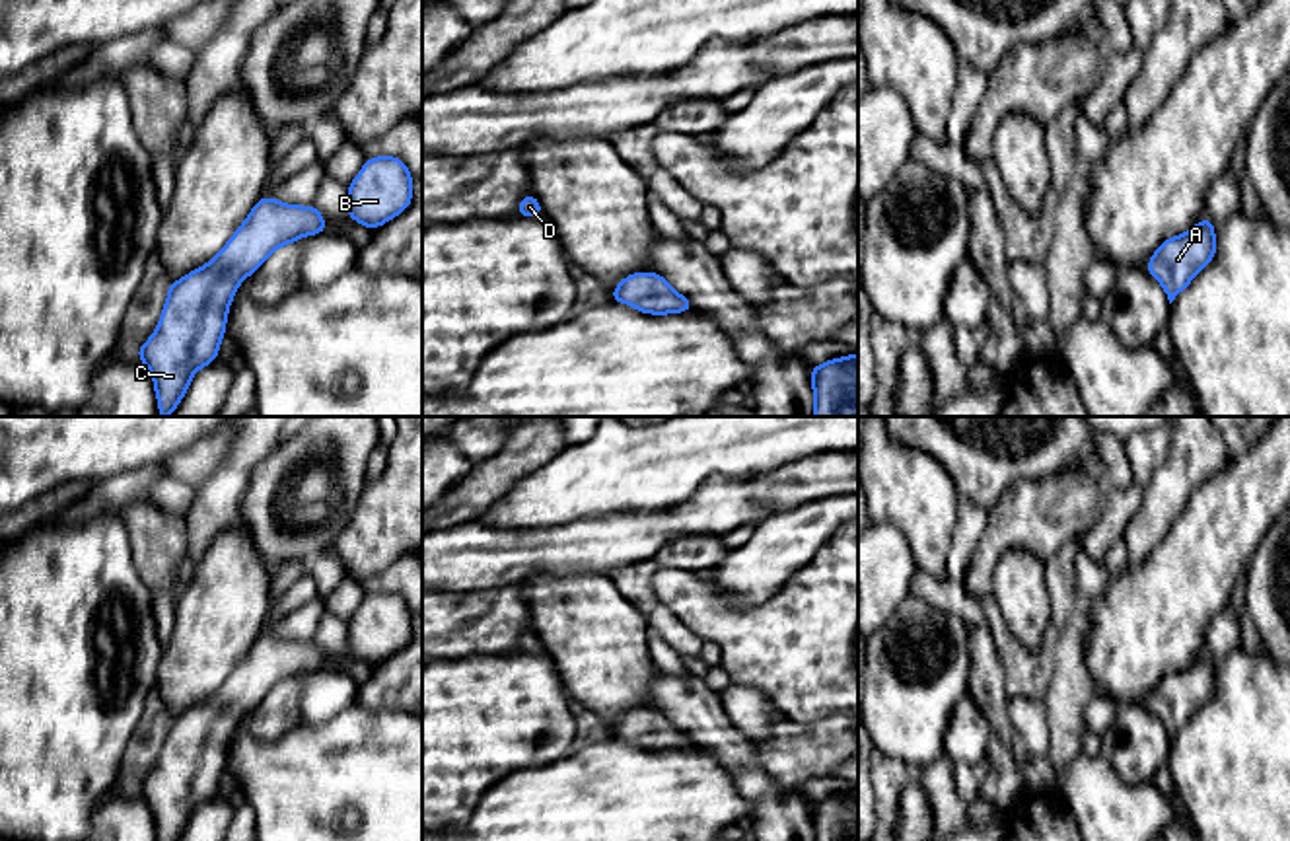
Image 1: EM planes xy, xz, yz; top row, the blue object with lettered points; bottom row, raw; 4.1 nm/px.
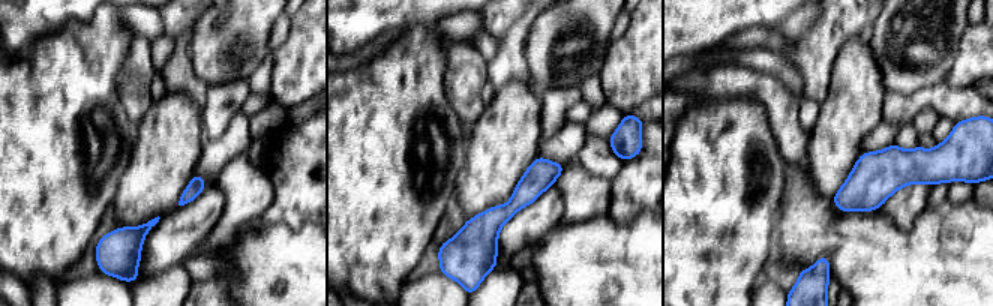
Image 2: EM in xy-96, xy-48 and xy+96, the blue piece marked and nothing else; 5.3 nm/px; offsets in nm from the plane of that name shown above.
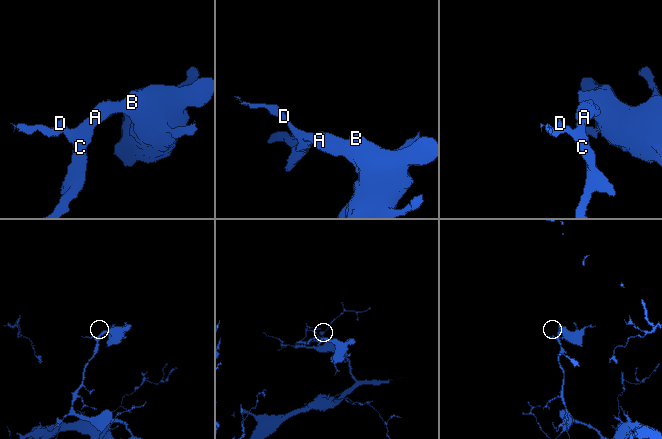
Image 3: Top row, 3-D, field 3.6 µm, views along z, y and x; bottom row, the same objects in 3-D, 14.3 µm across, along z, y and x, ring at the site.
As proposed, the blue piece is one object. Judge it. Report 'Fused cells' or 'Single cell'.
Single cell

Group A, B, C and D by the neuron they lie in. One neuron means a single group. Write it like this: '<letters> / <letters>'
A B C D

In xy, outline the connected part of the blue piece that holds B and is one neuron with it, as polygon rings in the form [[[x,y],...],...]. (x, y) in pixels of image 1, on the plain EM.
[[[395,592],[368,594],[348,621],[348,654],[370,666],[399,652],[412,637],[412,611]]]

